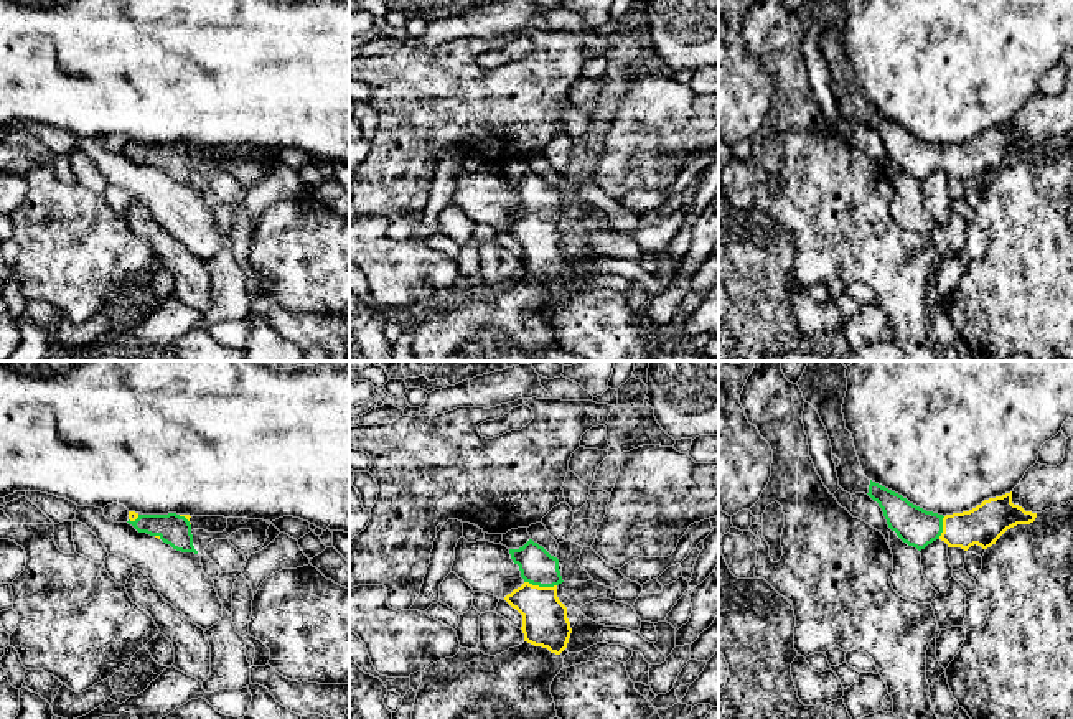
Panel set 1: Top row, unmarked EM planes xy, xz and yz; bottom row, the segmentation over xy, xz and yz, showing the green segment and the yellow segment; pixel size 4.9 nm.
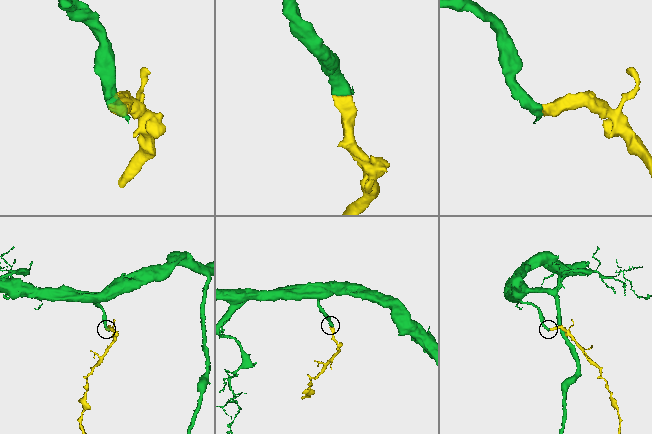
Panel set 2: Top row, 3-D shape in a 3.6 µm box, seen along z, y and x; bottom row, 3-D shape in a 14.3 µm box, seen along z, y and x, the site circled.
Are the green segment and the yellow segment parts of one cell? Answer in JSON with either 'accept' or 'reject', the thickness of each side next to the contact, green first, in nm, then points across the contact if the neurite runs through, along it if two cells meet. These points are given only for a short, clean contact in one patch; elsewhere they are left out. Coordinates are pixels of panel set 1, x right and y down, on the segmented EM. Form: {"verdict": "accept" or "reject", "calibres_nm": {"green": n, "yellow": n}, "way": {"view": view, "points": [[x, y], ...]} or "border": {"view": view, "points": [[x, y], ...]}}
{"verdict": "accept", "calibres_nm": {"green": 170, "yellow": 220}}

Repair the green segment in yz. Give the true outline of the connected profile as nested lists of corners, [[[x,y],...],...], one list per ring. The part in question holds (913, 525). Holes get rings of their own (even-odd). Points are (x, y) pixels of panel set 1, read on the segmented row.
[[[872,480],[867,495],[882,508],[888,528],[918,551],[936,539],[944,541],[948,547],[964,551],[974,544],[987,549],[1007,529],[1017,524],[1030,524],[1037,518],[1037,513],[1025,511],[1012,503],[1012,491],[984,500],[969,511],[946,516],[926,511]]]

